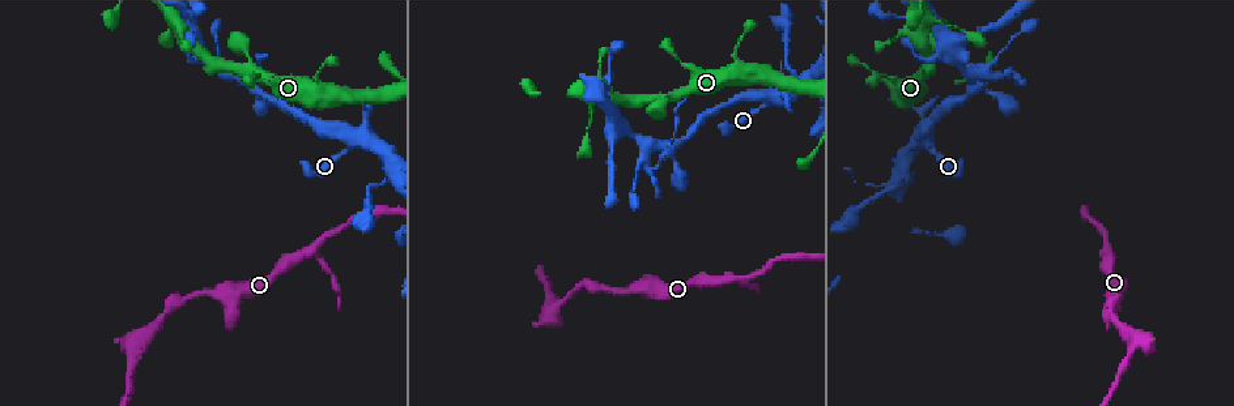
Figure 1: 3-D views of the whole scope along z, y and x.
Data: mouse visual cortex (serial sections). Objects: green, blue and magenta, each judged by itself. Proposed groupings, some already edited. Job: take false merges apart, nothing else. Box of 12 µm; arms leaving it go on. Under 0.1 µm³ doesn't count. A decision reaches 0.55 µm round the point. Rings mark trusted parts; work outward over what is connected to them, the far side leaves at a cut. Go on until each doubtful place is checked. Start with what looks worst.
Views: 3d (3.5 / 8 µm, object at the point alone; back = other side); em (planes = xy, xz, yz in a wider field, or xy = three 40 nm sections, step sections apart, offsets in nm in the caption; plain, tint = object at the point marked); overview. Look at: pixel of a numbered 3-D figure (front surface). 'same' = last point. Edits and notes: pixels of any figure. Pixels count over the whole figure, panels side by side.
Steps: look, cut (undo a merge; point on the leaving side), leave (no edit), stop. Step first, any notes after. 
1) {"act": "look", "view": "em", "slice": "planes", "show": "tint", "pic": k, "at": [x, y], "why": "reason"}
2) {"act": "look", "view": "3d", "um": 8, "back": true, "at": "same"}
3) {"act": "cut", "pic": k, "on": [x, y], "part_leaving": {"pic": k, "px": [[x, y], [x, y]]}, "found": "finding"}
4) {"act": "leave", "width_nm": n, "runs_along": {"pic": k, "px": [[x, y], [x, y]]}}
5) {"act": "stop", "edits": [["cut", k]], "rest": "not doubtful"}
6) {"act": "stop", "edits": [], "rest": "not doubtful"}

{"act": "look", "view": "3d", "um": 3.5, "pic": 1, "at": [257, 97], "why": "thin neck"}

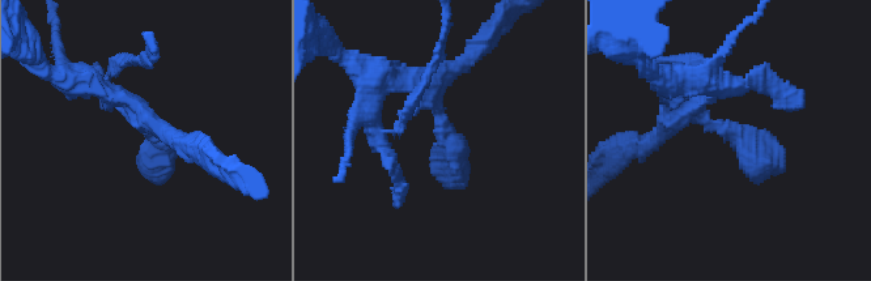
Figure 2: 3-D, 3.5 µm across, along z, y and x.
{"act": "look", "view": "em", "slice": "xy", "step": 1, "show": "tint", "pic": 2, "at": [436, 117], "why": "now the EM"}

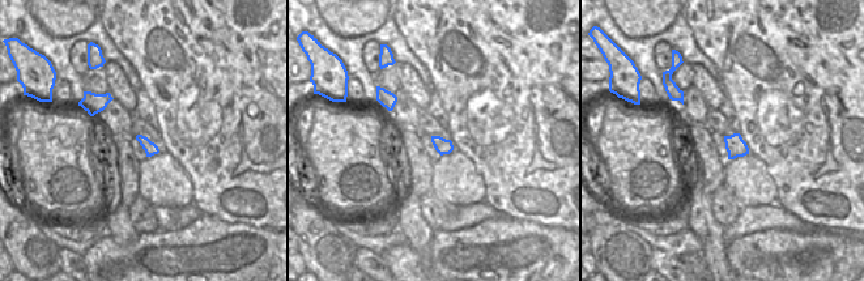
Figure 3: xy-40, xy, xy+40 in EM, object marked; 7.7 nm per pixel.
{"act": "leave", "found": "one cell here"}

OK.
{"act": "look", "view": "3d", "um": 8, "pic": 1, "at": [621, 125], "why": "three arms meet"}

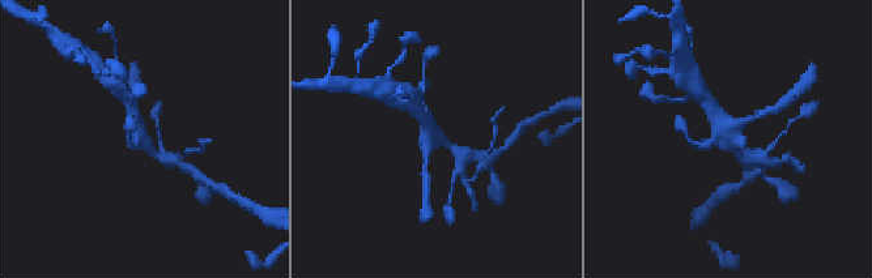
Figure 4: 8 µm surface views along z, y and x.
{"act": "look", "view": "3d", "um": 3.5, "pic": 4, "at": [436, 135], "why": "zoom in"}

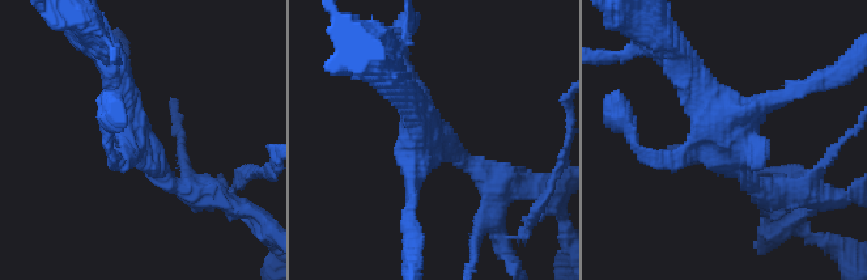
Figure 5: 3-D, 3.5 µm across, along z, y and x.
{"act": "look", "view": "em", "slice": "xy", "step": 5, "show": "tint", "pic": 5, "at": [429, 135]}

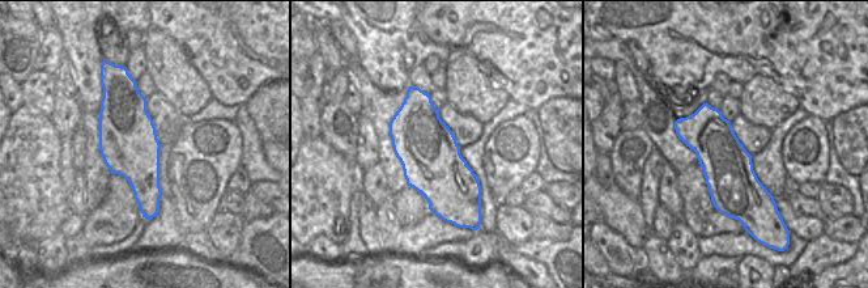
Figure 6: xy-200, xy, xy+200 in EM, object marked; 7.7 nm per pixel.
{"act": "leave", "runs_along": {"pic": 5, "px": [[190, 194], [141, 149], [113, 66]]}, "found": "one cell here"}

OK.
{"act": "look", "view": "3d", "um": 3.5, "pic": 1, "at": [1136, 338], "why": "abrupt turn"}

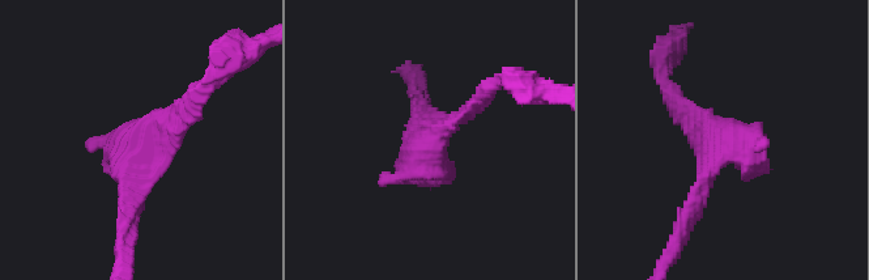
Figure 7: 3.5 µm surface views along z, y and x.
{"act": "look", "view": "em", "slice": "xy", "step": 1, "show": "plain", "pic": 7, "at": [139, 146], "why": "need the tissue"}

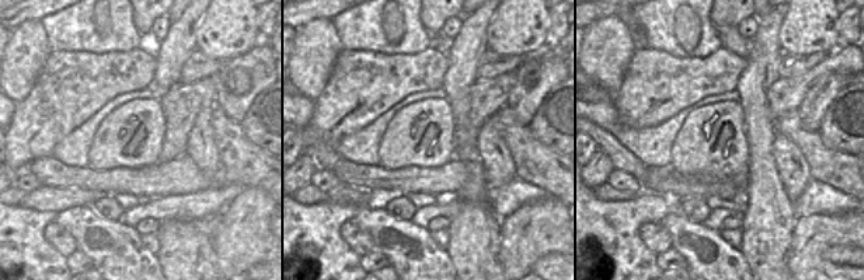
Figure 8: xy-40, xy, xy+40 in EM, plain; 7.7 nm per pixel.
{"act": "look", "view": "em", "slice": "xy", "step": 1, "show": "tint", "at": "same", "why": "where the object lies"}

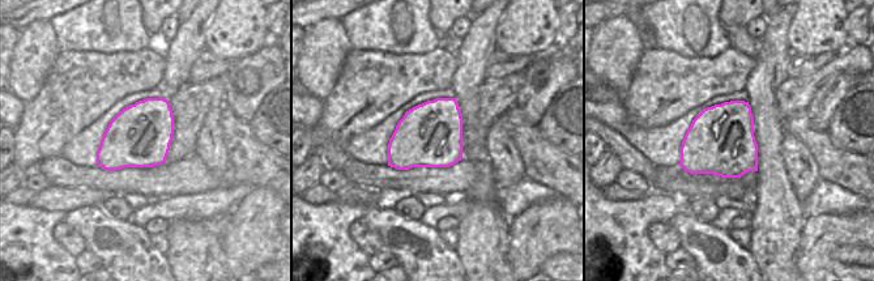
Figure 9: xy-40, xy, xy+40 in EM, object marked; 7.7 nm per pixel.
{"act": "leave", "found": "one cell here"}

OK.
{"act": "stop", "edits": [], "rest": "not doubtful"}

